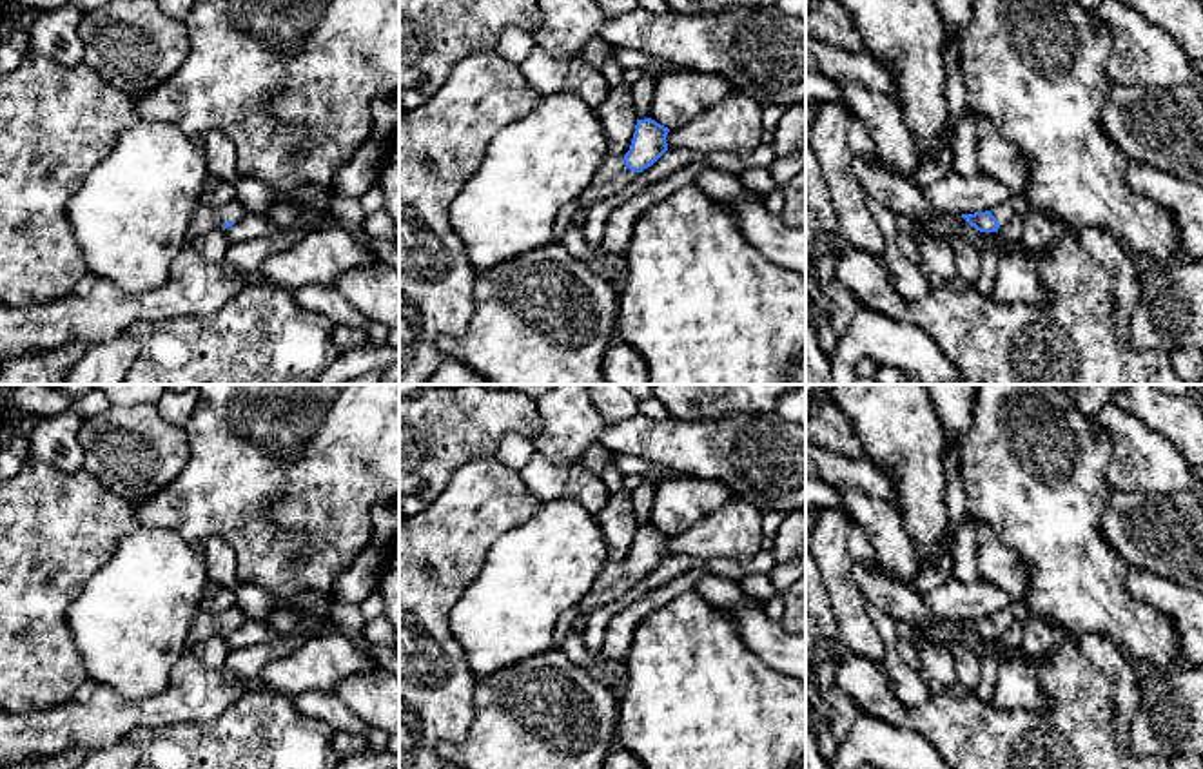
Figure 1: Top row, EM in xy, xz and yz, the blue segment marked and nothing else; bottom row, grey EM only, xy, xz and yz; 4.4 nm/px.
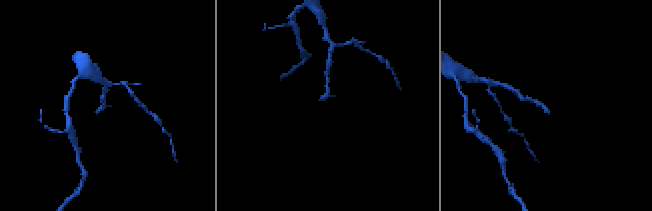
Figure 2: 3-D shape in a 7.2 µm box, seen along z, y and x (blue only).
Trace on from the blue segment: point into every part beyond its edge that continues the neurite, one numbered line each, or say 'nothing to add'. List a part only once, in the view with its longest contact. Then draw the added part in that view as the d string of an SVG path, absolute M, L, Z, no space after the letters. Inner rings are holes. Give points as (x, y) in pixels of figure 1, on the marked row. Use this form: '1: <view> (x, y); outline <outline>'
1: xz (612, 176); outline M608 156L604 163L599 167L592 183L579 196L581 210L588 210L592 205L601 200L621 192L626 185L630 185L639 172L630 170L621 156Z

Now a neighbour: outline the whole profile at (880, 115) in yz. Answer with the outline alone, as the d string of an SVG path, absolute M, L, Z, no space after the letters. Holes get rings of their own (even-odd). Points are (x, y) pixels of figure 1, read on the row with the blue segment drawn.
M840 80L836 83L847 109L867 129L878 158L891 163L900 174L913 174L920 165L920 154L898 103L853 80Z

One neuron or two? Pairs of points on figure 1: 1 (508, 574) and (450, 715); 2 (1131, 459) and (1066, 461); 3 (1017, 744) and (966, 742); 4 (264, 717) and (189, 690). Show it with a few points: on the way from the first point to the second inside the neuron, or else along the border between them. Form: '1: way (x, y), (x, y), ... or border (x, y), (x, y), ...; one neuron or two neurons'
1: border (450, 628), (476, 677); two neurons
2: border (1093, 421), (1107, 434), (1111, 445), (1111, 483); two neurons
3: way (1004, 744), (978, 742); one neuron
4: border (251, 684), (213, 719), (191, 720); two neurons

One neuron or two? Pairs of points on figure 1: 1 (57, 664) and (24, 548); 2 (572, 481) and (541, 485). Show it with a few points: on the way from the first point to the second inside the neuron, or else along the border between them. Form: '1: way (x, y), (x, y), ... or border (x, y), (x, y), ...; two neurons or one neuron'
1: way (33, 635), (33, 626), (24, 615), (24, 577); one neuron
2: way (565, 481), (548, 481); one neuron

